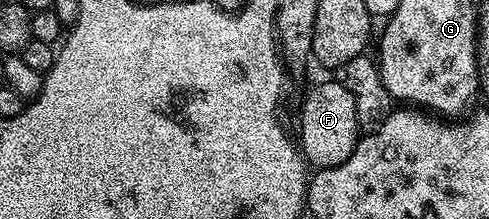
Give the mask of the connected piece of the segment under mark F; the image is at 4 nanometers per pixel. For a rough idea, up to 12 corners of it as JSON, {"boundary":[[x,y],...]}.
{"boundary":[[336,79],[301,105],[299,148],[339,167],[358,140],[355,99]]}

